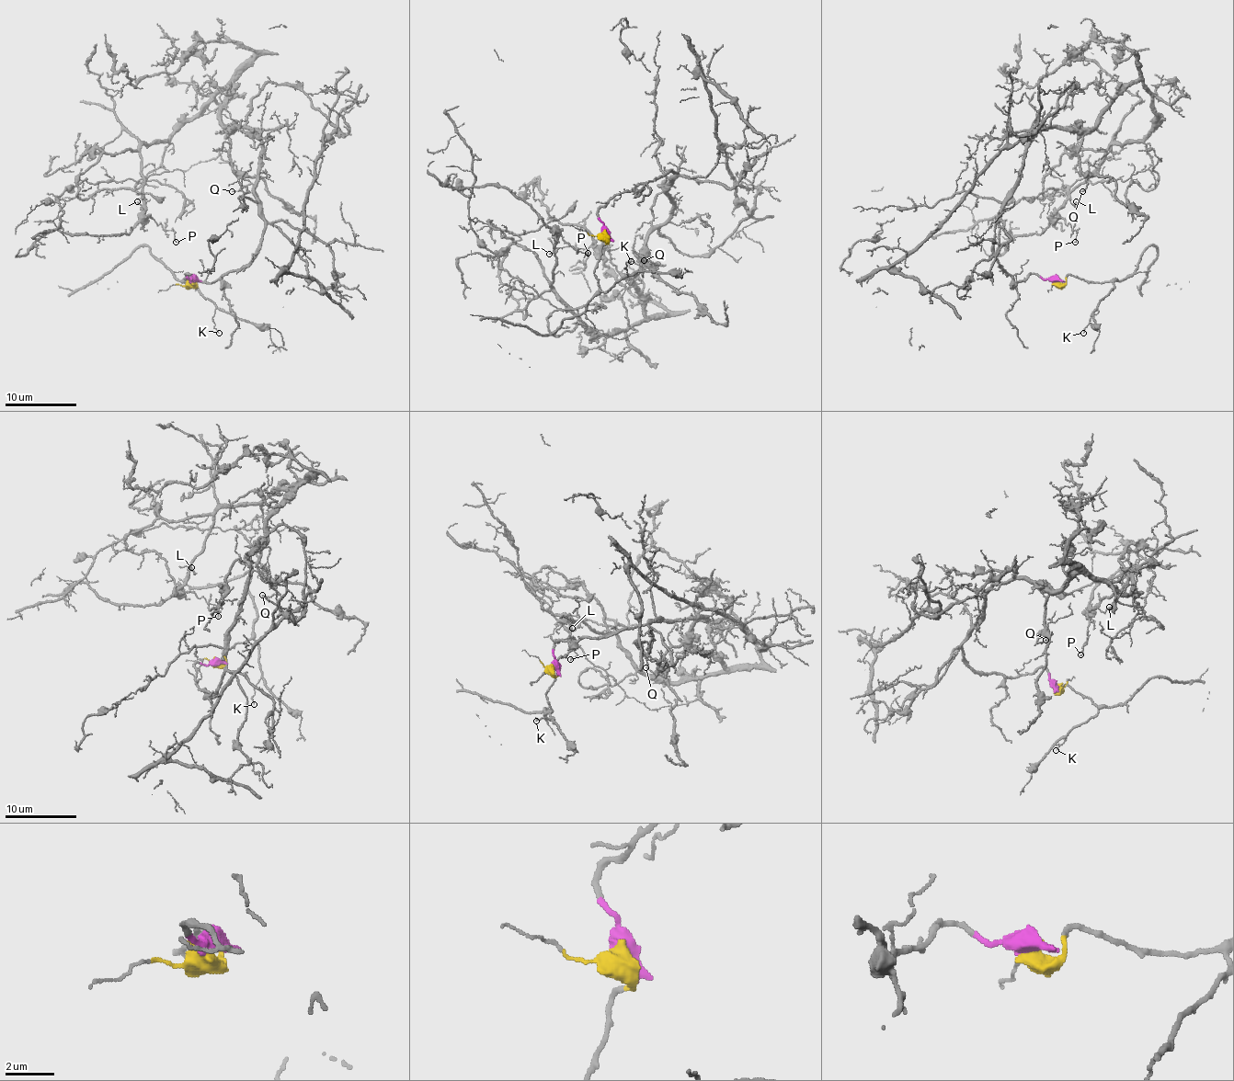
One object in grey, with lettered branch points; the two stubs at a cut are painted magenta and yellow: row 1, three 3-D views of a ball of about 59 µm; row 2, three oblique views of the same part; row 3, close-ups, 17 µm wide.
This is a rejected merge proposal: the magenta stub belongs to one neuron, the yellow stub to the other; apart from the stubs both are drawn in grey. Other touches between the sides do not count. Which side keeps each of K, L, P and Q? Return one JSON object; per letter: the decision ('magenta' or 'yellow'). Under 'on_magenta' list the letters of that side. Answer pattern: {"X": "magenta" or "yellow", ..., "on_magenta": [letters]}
{"K": "yellow", "L": "magenta", "P": "magenta", "Q": "magenta", "on_magenta": ["L", "P", "Q"]}

